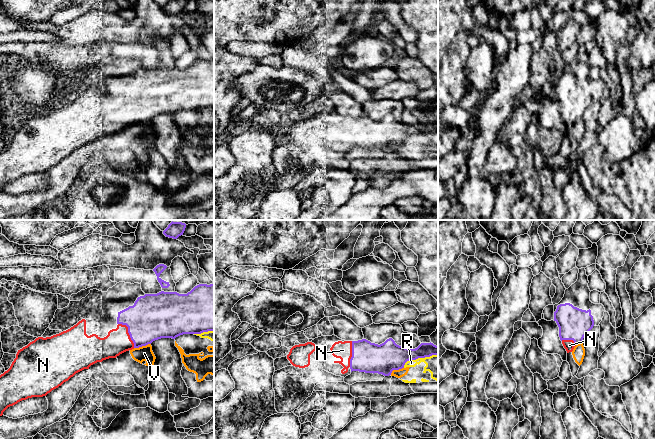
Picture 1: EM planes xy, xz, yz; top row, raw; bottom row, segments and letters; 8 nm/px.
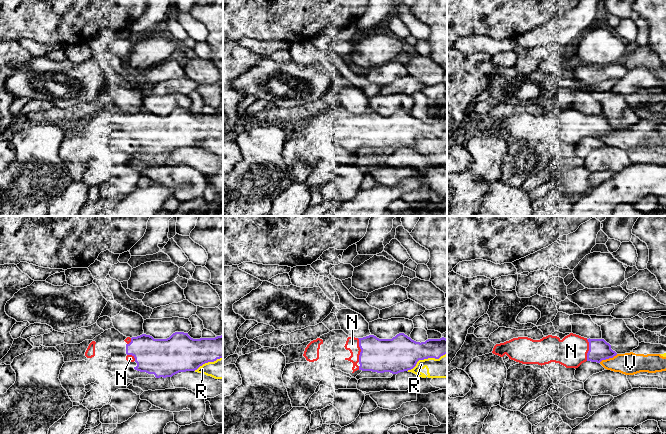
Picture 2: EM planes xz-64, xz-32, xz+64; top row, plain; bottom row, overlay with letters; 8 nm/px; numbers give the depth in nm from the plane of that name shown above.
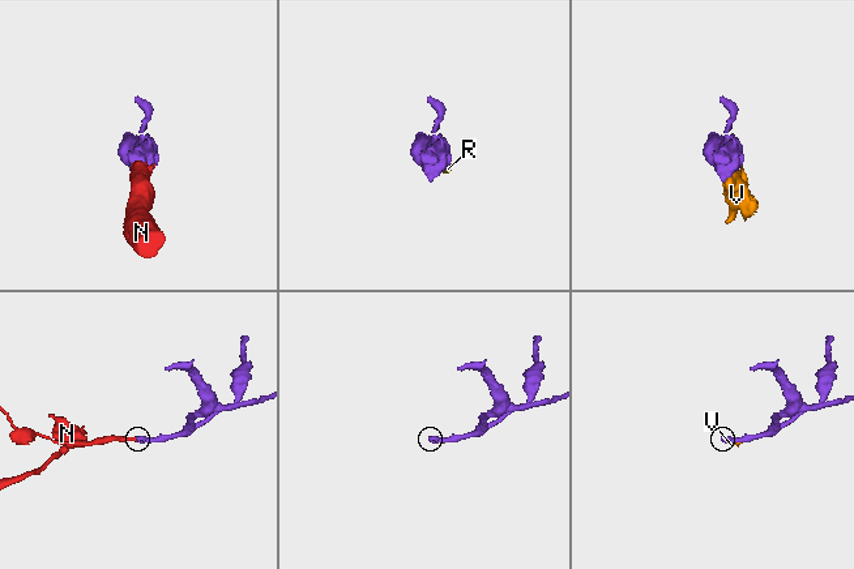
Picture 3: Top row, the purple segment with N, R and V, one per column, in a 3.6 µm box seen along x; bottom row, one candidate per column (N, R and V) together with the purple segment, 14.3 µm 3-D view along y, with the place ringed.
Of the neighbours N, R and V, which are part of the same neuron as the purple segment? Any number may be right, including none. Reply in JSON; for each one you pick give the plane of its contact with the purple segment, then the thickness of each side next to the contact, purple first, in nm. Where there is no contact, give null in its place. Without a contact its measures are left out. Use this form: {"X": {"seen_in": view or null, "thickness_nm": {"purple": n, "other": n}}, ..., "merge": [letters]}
{"N": {"seen_in": "xy", "thickness_nm": {"purple": 360, "other": 200}}, "merge": ["N"]}

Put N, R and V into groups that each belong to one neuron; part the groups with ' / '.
N / R V

